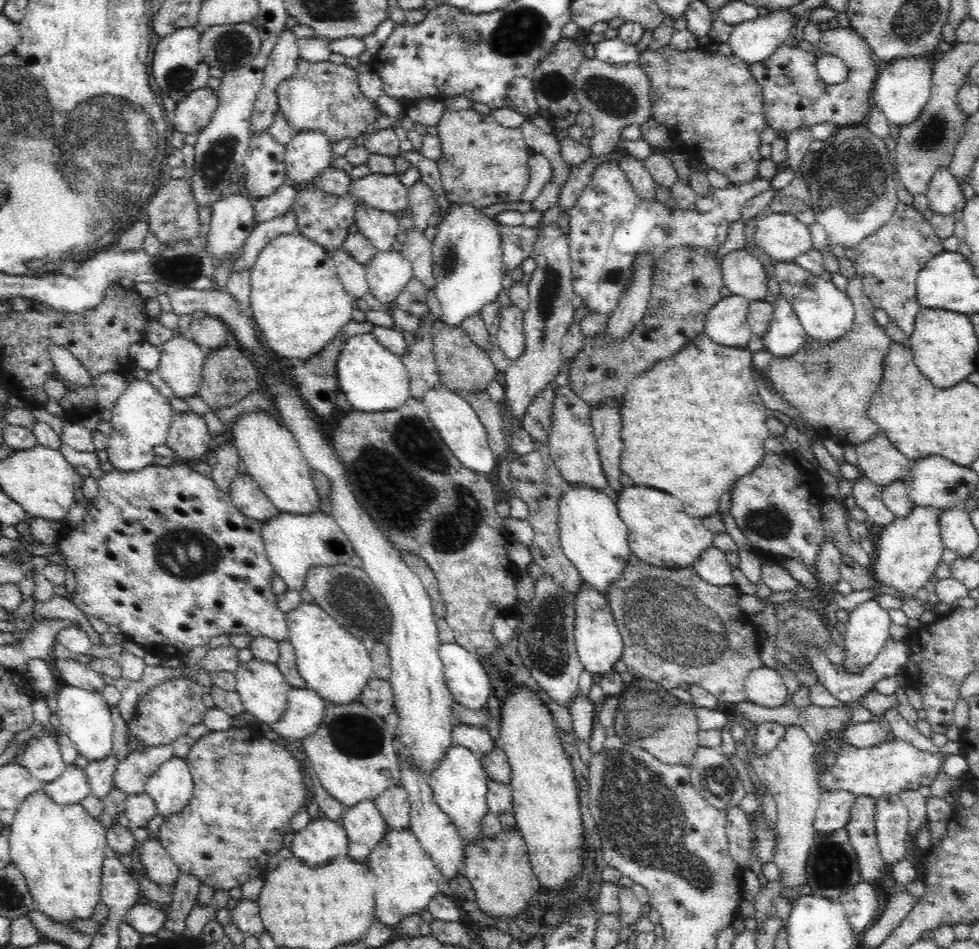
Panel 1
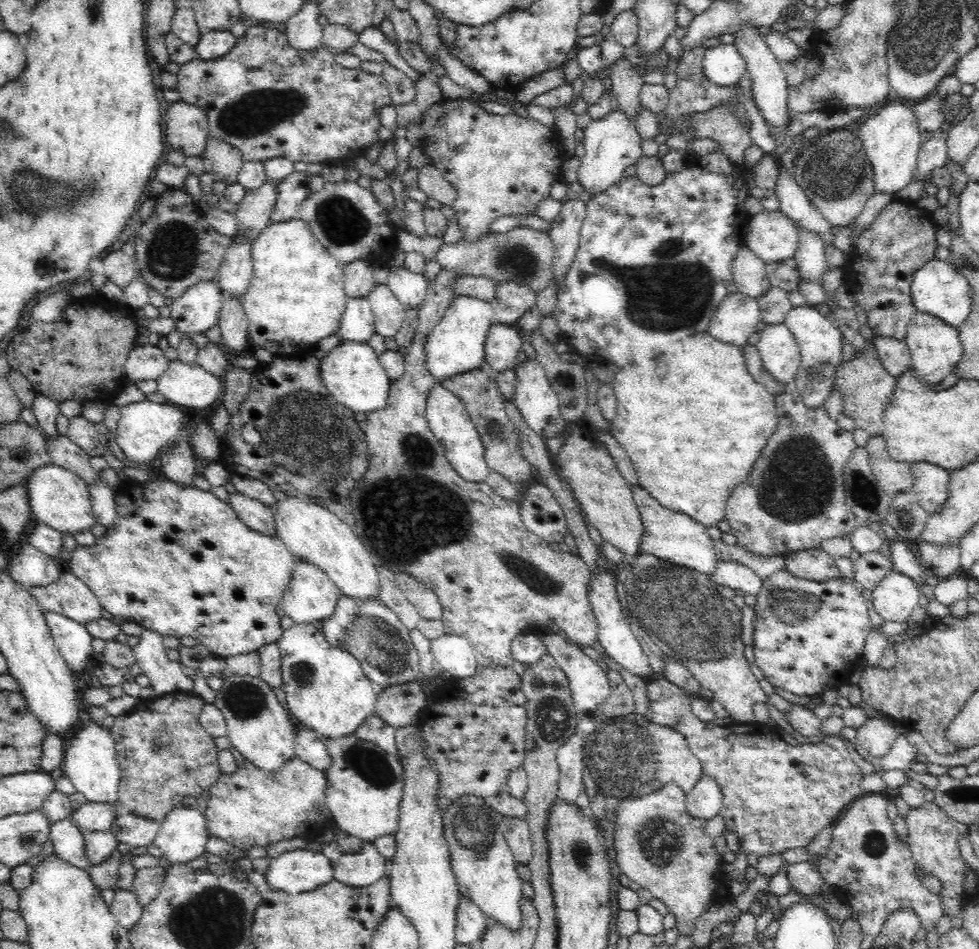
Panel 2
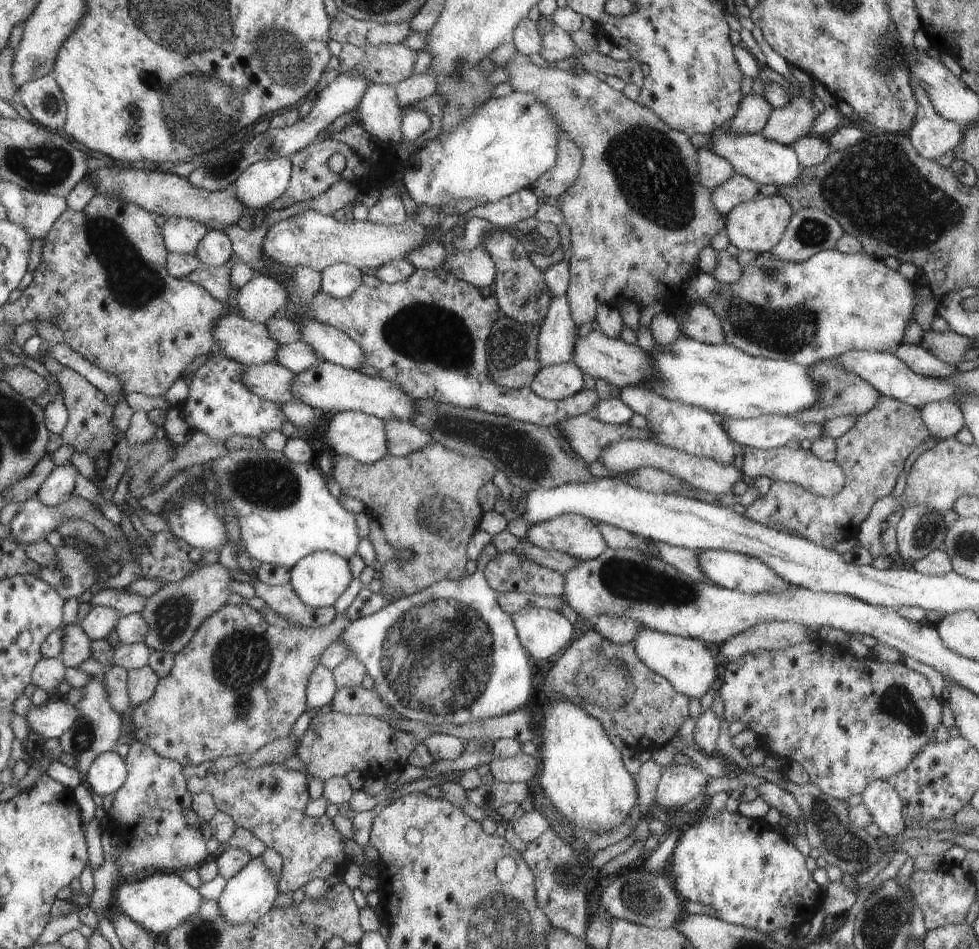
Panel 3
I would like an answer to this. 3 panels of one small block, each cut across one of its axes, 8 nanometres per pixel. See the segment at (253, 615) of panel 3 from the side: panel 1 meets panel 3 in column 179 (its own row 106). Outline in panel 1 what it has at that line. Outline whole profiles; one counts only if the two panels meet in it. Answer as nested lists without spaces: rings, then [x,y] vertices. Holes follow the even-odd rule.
[[[672,45],[662,46],[660,50],[645,49],[639,54],[636,63],[640,65],[649,77],[649,99],[653,102],[653,111],[650,119],[656,123],[665,126],[671,132],[671,142],[679,142],[679,150],[687,156],[689,160],[697,159],[700,163],[704,163],[708,169],[716,170],[718,174],[726,176],[732,185],[740,185],[746,181],[756,180],[759,177],[758,164],[762,162],[763,157],[760,155],[760,134],[766,126],[766,118],[763,116],[764,100],[763,90],[758,82],[755,82],[754,75],[750,74],[750,65],[743,62],[734,55],[721,56],[717,52],[696,49],[678,50]]]

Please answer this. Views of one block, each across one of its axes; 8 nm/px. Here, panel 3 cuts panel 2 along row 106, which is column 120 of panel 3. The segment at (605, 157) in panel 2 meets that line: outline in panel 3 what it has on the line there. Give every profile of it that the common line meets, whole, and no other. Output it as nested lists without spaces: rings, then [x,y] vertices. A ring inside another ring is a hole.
[[[93,606],[80,622],[76,622],[93,640],[107,640],[109,634],[117,629],[121,615],[109,606]]]

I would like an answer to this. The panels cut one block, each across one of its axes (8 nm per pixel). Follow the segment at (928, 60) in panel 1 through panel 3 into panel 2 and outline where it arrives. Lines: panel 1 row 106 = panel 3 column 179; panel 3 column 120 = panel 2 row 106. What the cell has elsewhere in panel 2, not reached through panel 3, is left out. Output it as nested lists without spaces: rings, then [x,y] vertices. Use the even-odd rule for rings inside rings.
[[[890,102],[876,113],[870,114],[855,133],[863,141],[873,170],[874,194],[882,196],[884,202],[894,198],[896,192],[904,190],[906,185],[912,182],[917,154],[923,143],[916,121],[912,117],[912,108],[900,102]]]

